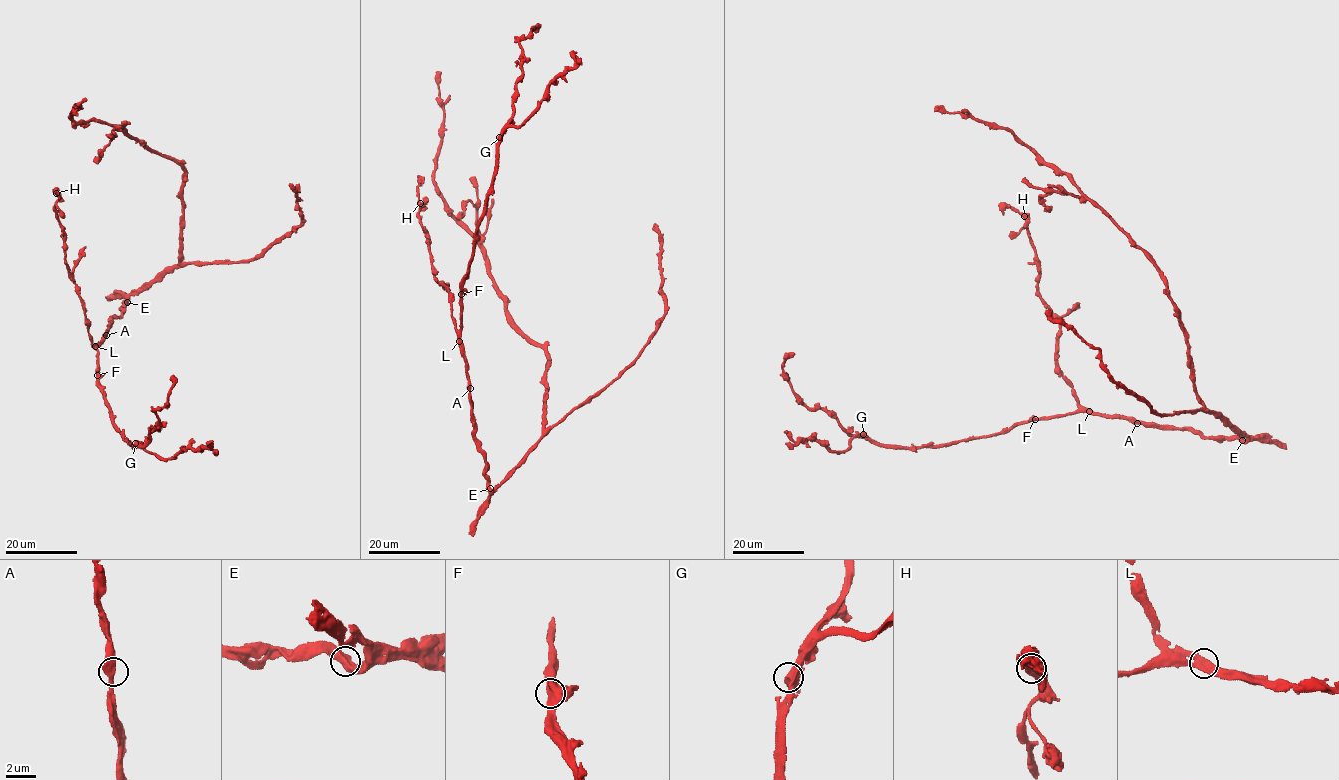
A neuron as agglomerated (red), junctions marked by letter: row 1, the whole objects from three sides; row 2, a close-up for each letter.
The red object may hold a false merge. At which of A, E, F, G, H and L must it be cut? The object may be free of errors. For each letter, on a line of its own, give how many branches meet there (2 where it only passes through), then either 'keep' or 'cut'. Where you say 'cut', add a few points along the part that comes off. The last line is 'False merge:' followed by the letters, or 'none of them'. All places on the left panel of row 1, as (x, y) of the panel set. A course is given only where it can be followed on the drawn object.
A: 2 | keep
E: 3 | keep
F: 3 | keep
G: 3 | keep
H: 3 | keep
L: 2 | keep
False merge: none of them

